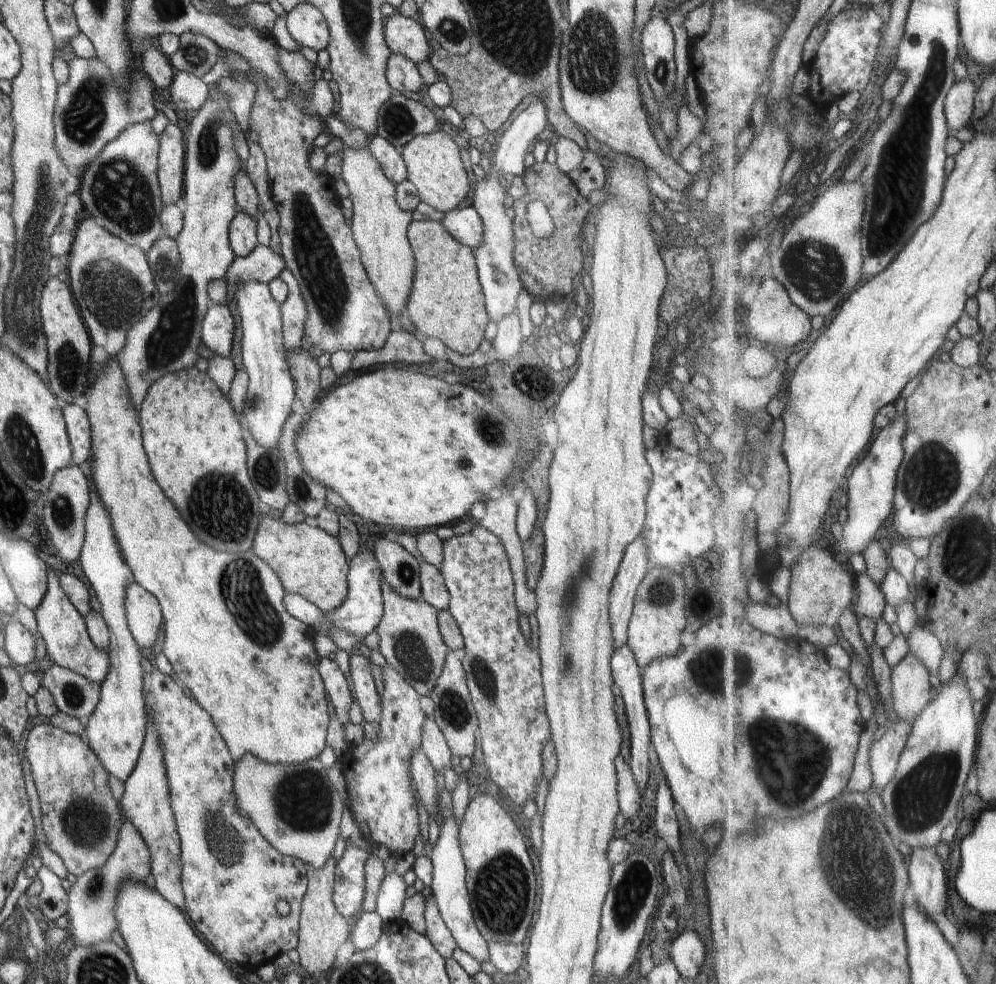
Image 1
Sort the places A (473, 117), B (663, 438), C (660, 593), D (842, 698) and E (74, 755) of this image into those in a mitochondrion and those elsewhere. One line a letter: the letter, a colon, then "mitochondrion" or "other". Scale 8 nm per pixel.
A: other
B: other
C: mitochondrion
D: other
E: other

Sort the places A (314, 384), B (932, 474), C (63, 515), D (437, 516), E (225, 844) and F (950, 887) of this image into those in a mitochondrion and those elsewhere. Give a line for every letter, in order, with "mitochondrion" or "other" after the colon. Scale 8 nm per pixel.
A: other
B: mitochondrion
C: mitochondrion
D: other
E: mitochondrion
F: other

